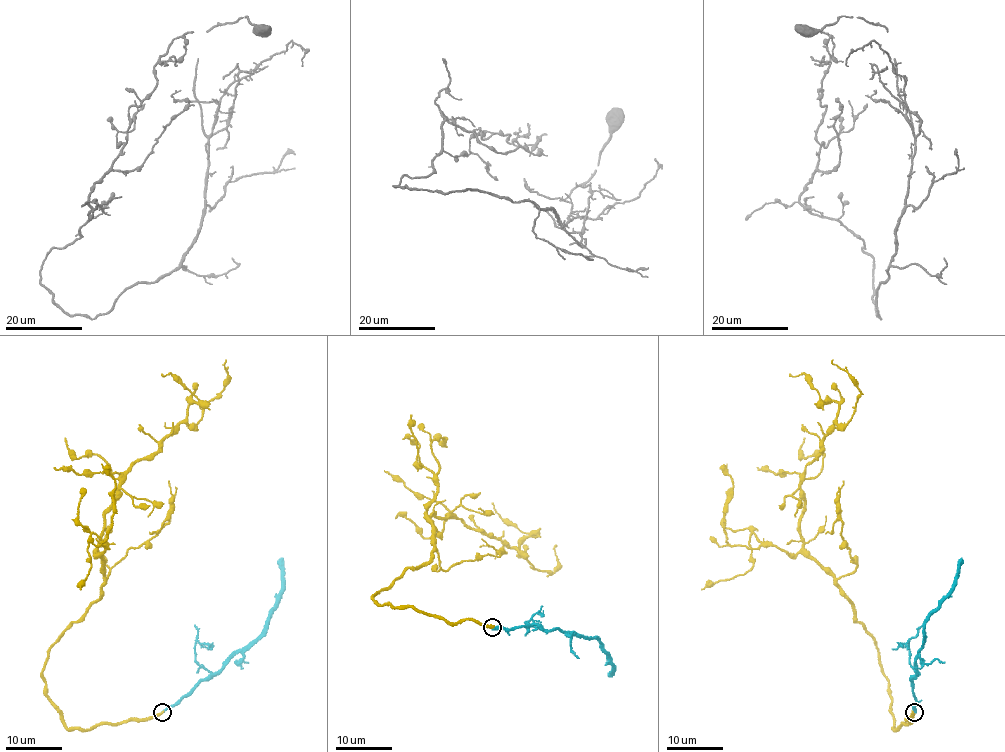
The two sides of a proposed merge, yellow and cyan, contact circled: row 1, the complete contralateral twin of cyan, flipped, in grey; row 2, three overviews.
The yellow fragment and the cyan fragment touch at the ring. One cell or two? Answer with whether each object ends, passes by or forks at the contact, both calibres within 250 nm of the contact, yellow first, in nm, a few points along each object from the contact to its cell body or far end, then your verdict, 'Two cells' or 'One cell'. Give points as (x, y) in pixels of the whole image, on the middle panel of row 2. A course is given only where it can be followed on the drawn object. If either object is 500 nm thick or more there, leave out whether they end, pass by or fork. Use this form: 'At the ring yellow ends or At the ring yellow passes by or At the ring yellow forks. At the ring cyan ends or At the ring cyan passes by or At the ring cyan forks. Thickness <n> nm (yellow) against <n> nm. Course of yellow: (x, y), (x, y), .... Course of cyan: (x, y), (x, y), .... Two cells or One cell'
At the ring yellow ends. At the ring cyan ends. Thickness 400 nm (yellow) against 280 nm. Course of yellow: (492, 627), (372, 598), (431, 557), (434, 514), (499, 537), (550, 574), (557, 546). Course of cyan: (492, 627), (516, 629), (538, 625), (548, 630), (561, 629), (592, 637), (597, 640), (611, 663), (613, 675). Two cells

